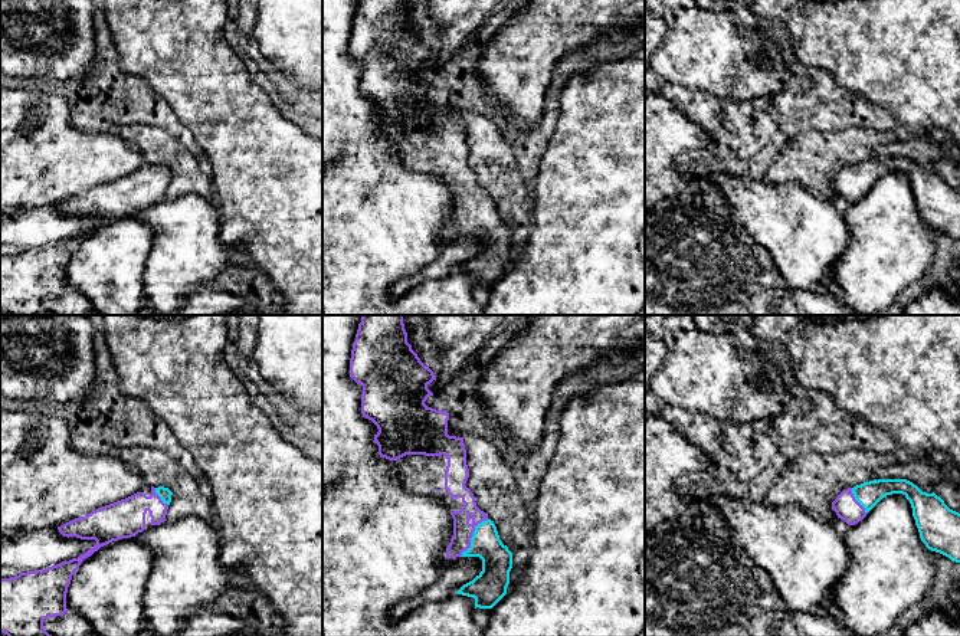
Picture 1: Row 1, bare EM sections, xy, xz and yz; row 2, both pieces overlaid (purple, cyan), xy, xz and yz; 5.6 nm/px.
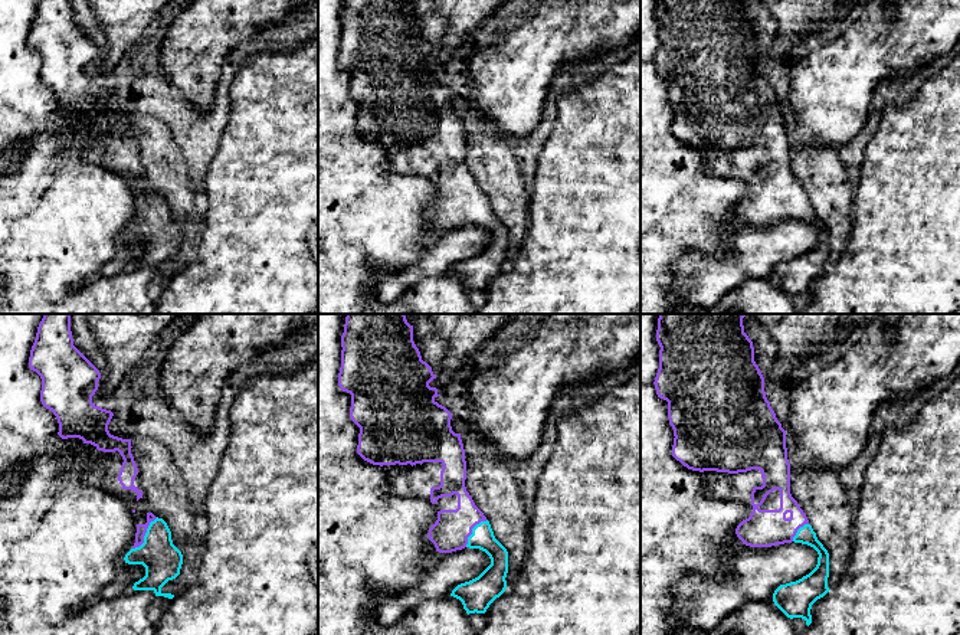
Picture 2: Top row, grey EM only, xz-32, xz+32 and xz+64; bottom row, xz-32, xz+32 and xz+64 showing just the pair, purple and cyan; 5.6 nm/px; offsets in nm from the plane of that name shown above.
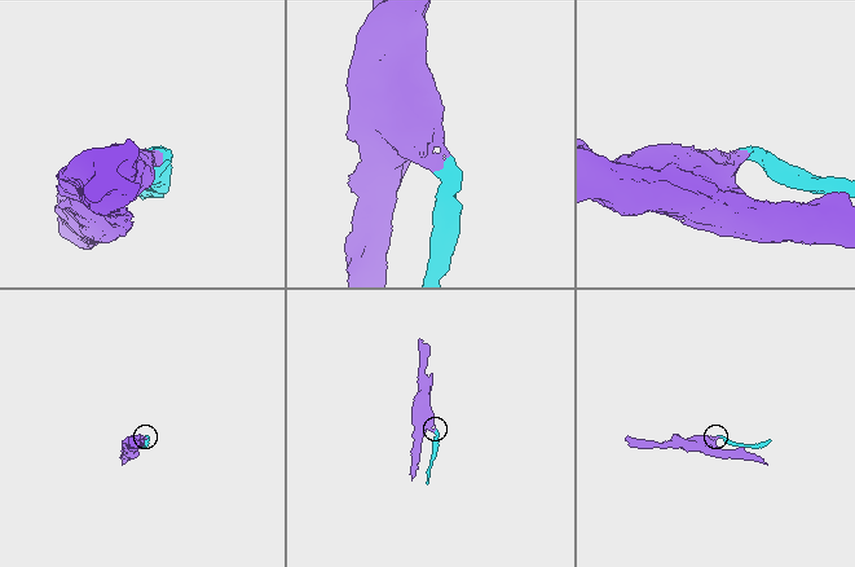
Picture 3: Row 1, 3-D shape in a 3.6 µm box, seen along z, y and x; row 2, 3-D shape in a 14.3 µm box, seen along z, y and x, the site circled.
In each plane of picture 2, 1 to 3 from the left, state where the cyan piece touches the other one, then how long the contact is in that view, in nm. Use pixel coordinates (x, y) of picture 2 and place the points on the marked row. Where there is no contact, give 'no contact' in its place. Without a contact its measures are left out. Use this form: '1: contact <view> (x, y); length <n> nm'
1: contact xz-32 (144, 534); length 240 nm
2: contact xz+32 (471, 530); length 200 nm
3: contact xz+64 (798, 529); length 140 nm

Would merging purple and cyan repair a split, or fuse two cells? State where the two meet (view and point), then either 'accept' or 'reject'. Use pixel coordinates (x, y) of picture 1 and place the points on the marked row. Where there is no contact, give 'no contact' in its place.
xz (472, 534) | accept

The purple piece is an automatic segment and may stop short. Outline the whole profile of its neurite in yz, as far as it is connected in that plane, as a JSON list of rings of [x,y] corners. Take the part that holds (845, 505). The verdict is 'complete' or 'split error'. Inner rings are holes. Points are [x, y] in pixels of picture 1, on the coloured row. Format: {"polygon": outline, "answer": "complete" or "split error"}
{"polygon": [[[874,479],[843,489],[832,502],[835,518],[848,525],[862,521],[887,495],[902,494],[911,504],[921,541],[931,551],[960,563],[960,514],[934,492],[923,492],[907,479]]], "answer": "split error"}

